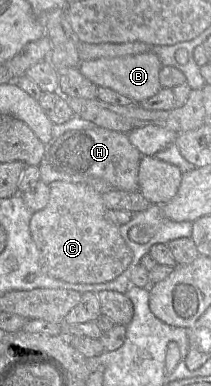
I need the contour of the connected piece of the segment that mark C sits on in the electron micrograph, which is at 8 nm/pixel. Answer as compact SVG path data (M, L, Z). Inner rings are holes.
M57 180L50 185L47 206L30 219L30 233L40 254L40 267L52 278L72 284L99 284L114 280L131 264L133 253L122 238L119 227L106 219L102 194L85 183Z

